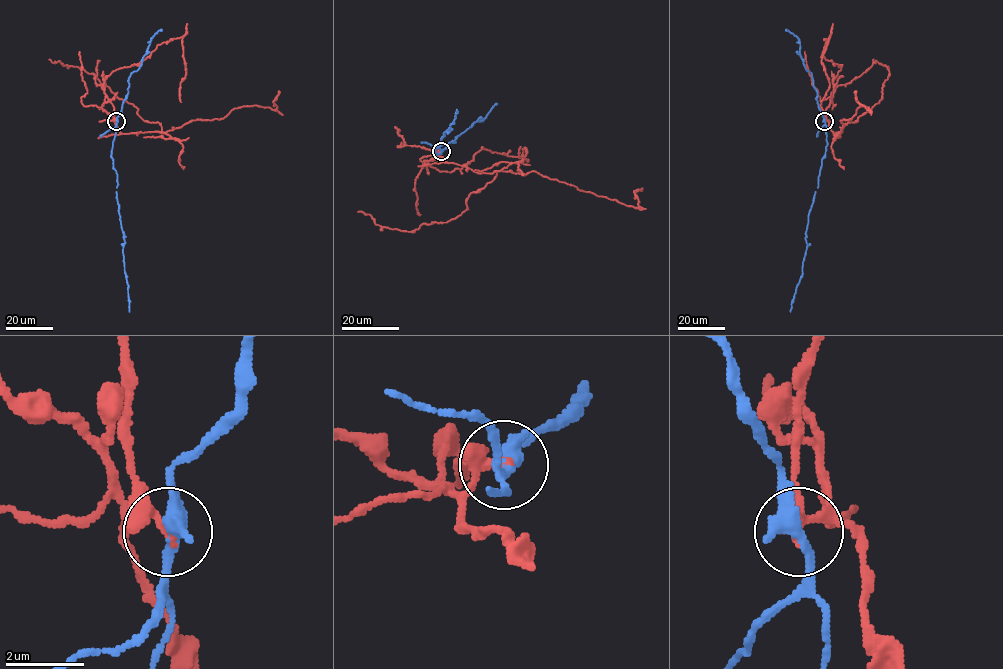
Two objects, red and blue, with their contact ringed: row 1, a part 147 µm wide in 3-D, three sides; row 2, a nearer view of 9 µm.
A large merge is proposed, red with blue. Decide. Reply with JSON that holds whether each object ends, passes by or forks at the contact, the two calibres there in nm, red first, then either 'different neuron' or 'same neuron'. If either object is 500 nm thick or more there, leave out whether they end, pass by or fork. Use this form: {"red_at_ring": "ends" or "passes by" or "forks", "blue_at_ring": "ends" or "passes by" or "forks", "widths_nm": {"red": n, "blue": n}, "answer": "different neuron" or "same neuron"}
{"red_at_ring": "forks", "blue_at_ring": "passes by", "widths_nm": {"red": 190, "blue": 360}, "answer": "different neuron"}

